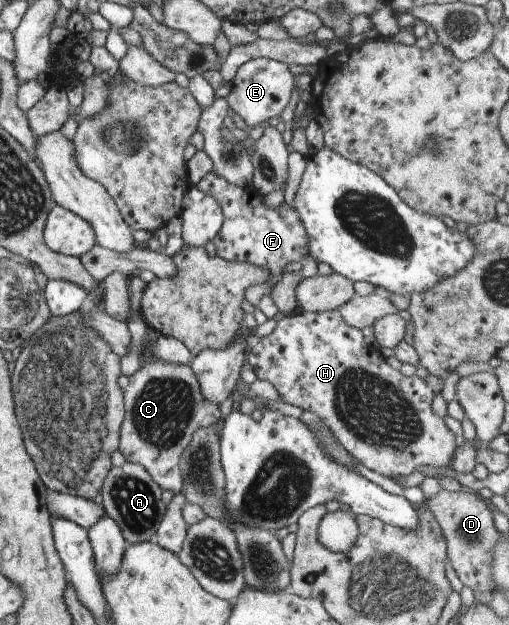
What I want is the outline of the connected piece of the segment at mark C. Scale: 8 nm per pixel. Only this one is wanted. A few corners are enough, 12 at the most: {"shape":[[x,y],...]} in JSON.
{"shape":[[143,357],[117,449],[162,491],[222,418],[188,365]]}

